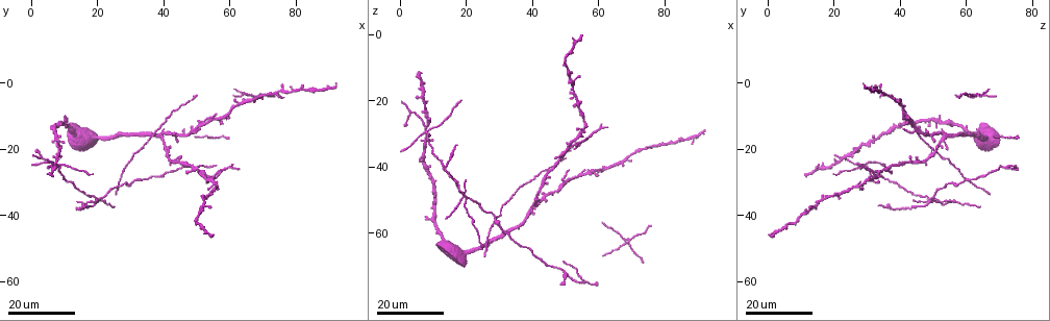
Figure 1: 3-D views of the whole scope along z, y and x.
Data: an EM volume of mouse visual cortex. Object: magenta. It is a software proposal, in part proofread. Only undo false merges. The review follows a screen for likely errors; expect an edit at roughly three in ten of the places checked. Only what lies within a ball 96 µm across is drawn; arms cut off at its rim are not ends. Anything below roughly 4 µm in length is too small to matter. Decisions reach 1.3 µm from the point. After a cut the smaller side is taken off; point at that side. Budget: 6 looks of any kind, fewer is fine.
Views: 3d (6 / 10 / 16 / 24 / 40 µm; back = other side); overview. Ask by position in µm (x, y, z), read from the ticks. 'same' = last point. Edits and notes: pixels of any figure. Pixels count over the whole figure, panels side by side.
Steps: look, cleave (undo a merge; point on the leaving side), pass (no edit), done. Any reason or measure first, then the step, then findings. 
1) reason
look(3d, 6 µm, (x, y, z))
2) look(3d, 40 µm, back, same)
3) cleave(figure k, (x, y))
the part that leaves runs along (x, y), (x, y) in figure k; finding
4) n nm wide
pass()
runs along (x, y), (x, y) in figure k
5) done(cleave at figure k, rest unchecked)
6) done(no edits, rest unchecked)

looks like a crossing
look(3d, 16 µm, (20.0, 36.0, 49.0))

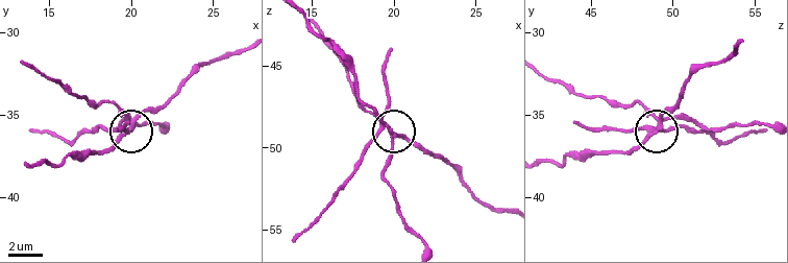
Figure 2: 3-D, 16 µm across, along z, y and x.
look(3d, 6 µm, (20.0, 35.6, 49.3))

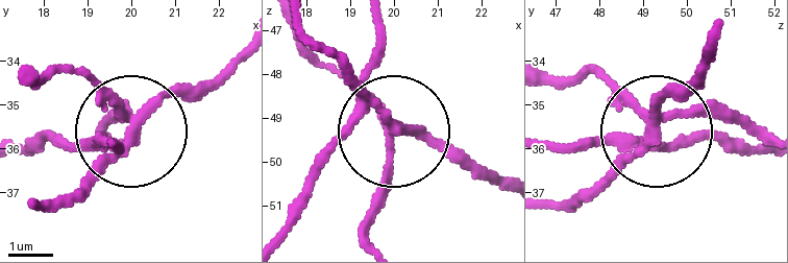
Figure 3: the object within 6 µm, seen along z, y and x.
side arm 21 µm; 5 arms
cleave(figure 3, (71, 150))
a second neuron is stuck on

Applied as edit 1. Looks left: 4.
look(overview)

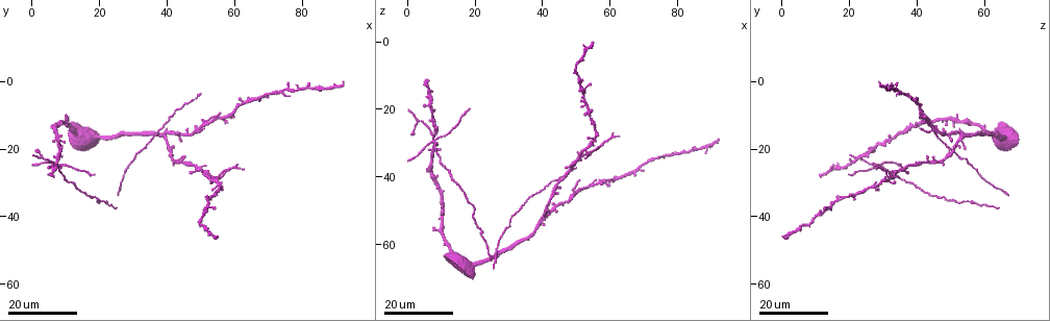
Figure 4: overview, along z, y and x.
looks like a crossing
look(3d, 16 µm, (7.5, 24.5, 29.5))

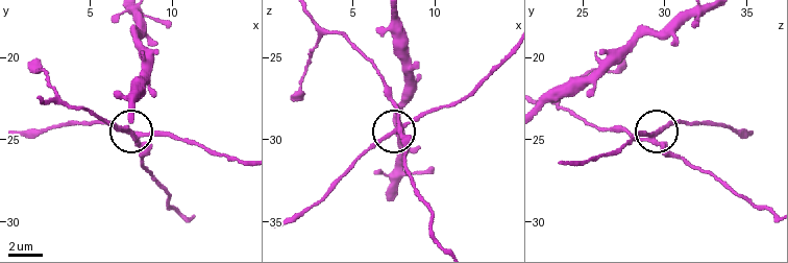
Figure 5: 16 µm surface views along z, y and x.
look(3d, 10 µm, (7.9, 24.8, 29.3))

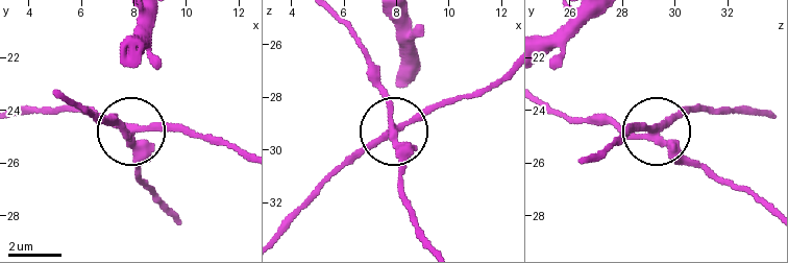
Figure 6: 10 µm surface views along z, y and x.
4 arms
cleave(figure 6, (363, 153))
the part that leaves runs along (393, 132), (438, 106), (478, 95), (506, 71) in figure 6; two neurons meet here

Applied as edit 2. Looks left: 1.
done(cleave at figure 3, cleave at figure 6, rest unchecked)

